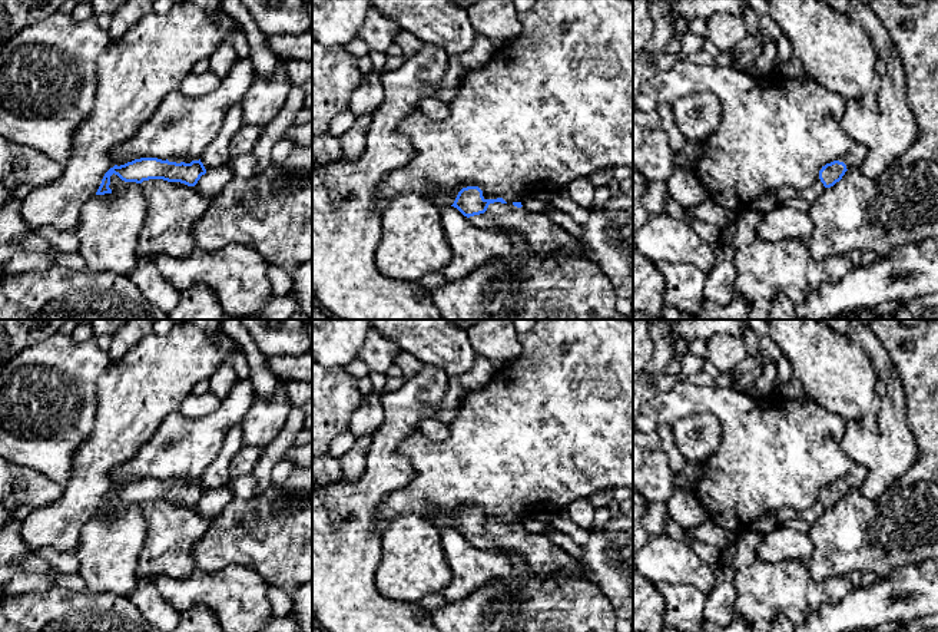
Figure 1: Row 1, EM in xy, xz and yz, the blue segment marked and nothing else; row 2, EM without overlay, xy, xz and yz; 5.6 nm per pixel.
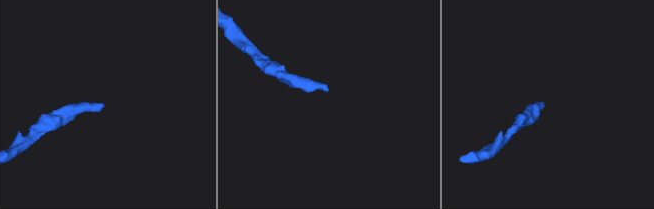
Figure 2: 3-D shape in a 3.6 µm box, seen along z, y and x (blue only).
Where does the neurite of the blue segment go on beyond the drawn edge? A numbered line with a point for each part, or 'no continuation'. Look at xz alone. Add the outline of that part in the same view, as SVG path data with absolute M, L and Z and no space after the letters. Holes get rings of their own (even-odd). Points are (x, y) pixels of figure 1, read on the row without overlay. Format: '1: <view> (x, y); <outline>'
1: xz (543, 558); M494 523L484 535L468 540L478 549L518 555L536 576L548 578L563 572L586 580L586 570L580 560L554 545L546 535L530 533L513 525Z

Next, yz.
1: yz (854, 479); M854 463L848 474L838 480L846 486L846 490L859 490L866 476L866 469L858 463Z

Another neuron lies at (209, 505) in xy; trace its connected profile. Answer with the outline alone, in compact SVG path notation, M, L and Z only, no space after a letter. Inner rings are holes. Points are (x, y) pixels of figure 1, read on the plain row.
M228 482L206 492L195 507L202 516L212 520L232 499L233 493L231 483Z

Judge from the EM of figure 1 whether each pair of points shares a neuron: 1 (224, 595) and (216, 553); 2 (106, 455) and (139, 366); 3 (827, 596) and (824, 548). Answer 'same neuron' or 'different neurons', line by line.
1: different neurons
2: same neuron
3: different neurons

